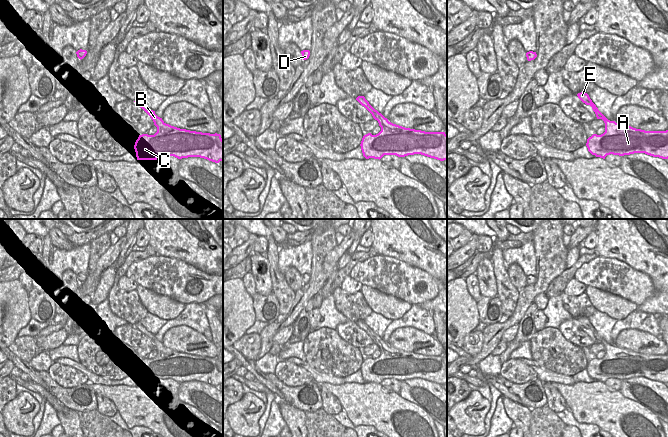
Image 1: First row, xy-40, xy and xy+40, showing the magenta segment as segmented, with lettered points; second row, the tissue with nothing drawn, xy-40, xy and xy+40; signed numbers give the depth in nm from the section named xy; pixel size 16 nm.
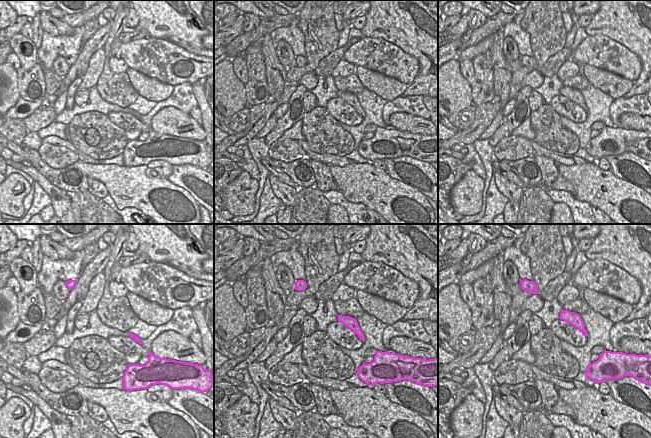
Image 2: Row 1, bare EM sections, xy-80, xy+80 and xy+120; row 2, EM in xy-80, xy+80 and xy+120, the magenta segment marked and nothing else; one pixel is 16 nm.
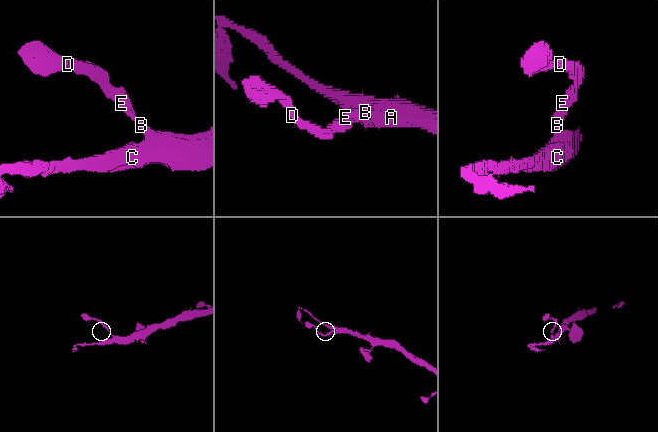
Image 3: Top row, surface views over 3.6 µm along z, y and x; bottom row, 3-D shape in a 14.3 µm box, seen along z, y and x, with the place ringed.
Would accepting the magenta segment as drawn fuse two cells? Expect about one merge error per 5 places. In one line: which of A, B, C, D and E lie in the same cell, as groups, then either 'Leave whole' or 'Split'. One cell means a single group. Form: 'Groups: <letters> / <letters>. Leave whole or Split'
Groups: A B C D E. Leave whole

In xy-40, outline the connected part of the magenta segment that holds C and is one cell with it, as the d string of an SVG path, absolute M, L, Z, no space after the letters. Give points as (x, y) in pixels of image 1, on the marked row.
M140 99L134 102L151 117L157 127L154 135L139 135L134 145L137 160L157 160L160 156L168 155L178 159L200 157L215 163L223 161L223 139L220 134L171 126Z

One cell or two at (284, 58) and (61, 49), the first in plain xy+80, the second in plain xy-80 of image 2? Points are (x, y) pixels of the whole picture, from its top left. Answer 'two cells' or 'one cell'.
two cells

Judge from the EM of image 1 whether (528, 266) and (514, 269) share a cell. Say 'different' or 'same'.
different

